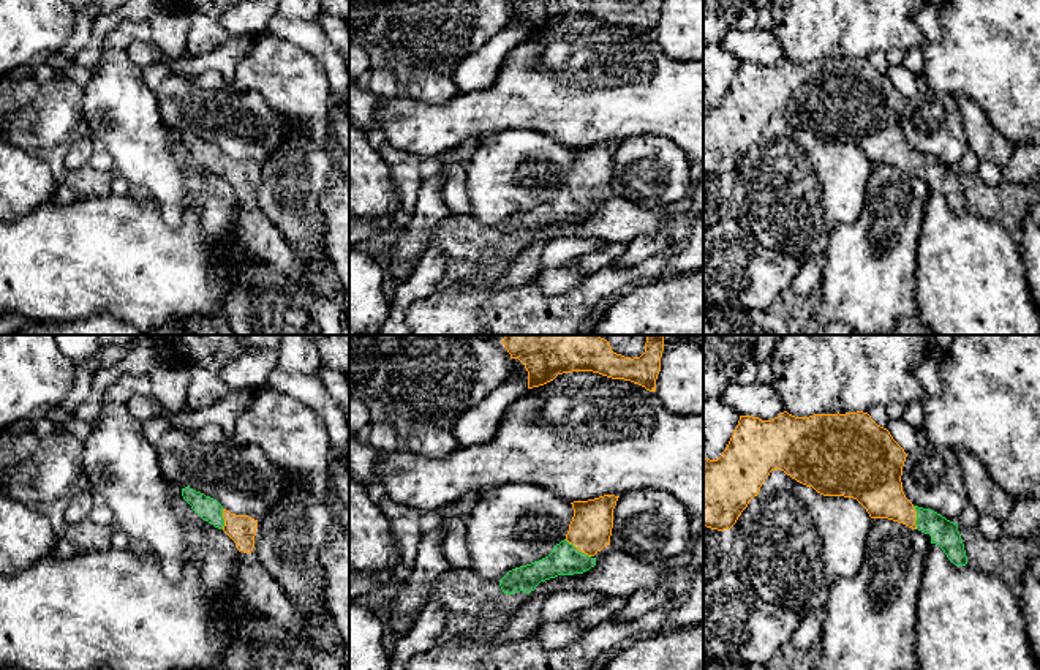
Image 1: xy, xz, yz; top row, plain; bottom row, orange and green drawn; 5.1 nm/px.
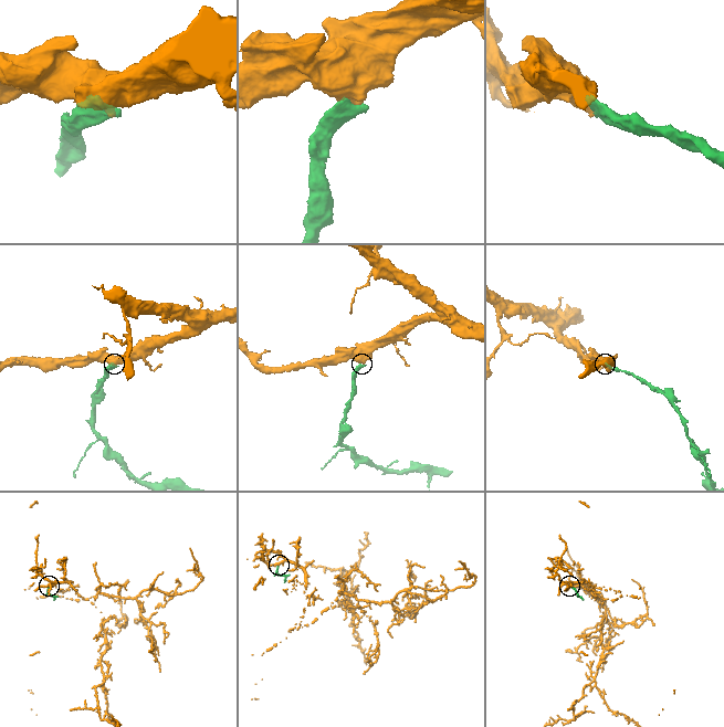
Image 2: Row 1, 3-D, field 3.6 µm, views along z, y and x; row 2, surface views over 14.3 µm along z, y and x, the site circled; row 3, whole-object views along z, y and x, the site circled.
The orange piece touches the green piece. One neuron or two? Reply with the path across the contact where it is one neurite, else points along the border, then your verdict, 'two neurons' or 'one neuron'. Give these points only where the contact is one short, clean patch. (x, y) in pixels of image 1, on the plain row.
runs through xz (590, 176), (577, 195), (565, 206); one neuron

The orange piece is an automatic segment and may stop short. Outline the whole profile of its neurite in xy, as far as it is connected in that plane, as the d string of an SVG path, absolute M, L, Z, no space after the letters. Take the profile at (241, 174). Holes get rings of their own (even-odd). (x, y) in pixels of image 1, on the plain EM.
M190 133L182 134L182 142L202 166L223 175L236 188L239 198L253 198L258 166L231 160L217 145Z

